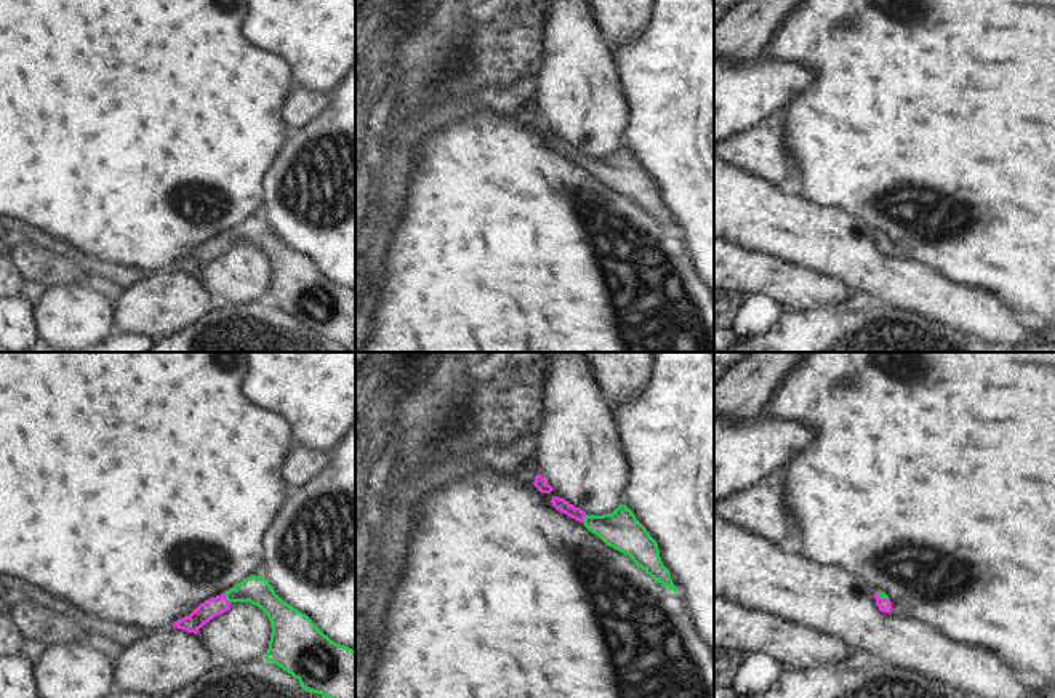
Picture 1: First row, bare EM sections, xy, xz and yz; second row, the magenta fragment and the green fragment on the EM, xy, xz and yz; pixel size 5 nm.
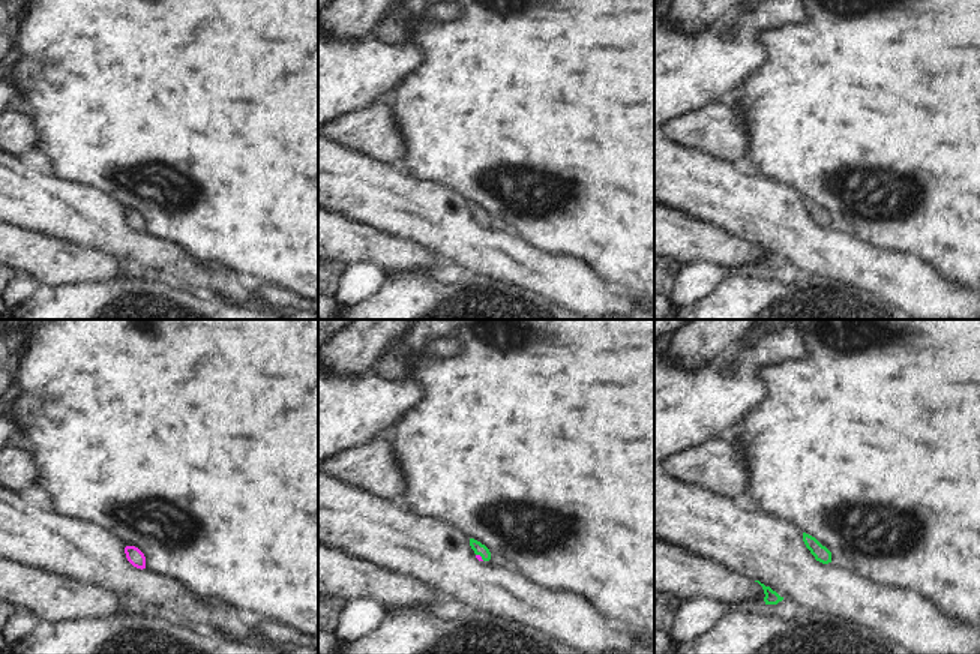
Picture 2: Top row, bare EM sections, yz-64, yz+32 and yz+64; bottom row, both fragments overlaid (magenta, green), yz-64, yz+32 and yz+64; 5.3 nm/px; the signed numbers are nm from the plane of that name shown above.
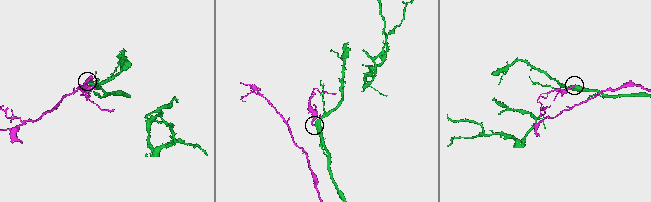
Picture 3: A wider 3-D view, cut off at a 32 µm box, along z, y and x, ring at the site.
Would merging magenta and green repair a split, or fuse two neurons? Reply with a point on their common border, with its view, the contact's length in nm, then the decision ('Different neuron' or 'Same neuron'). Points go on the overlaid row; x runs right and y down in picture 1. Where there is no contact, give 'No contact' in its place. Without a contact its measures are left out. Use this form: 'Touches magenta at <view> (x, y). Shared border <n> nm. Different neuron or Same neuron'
Touches magenta at xy (226, 599). Shared border 60 nm. Same neuron.

